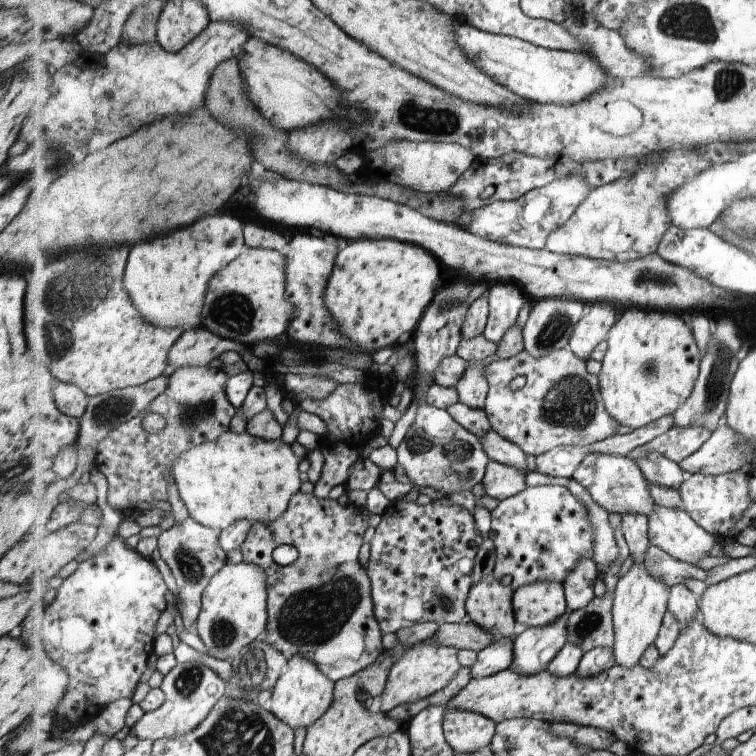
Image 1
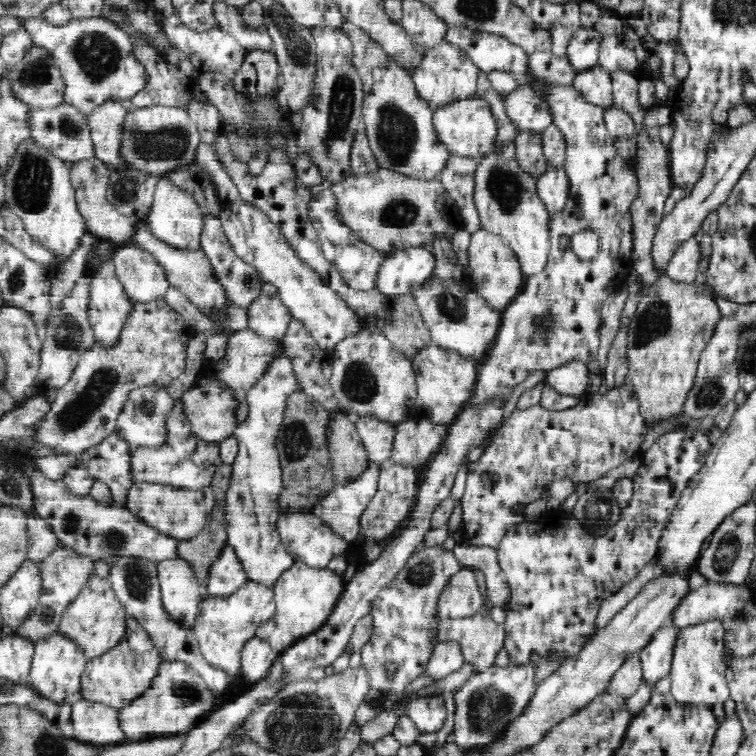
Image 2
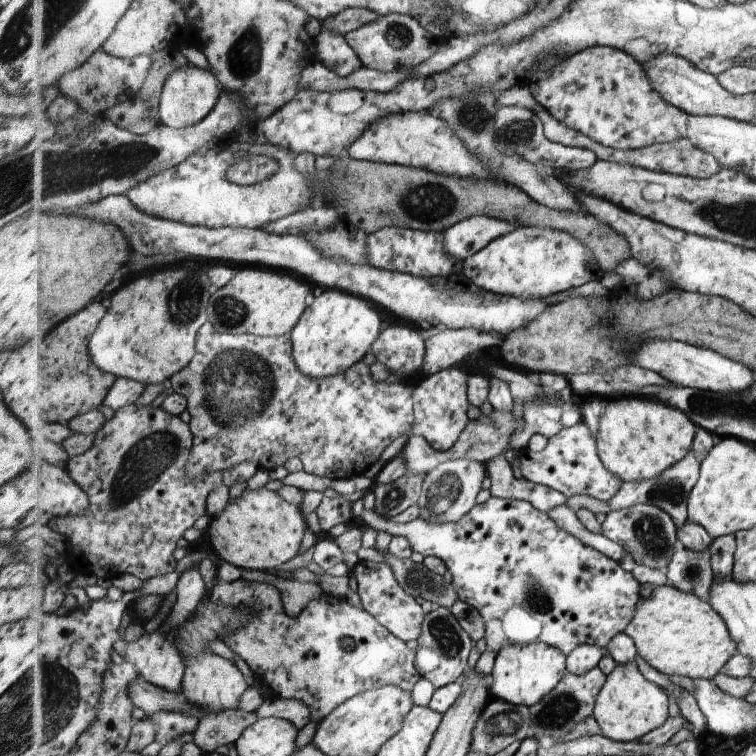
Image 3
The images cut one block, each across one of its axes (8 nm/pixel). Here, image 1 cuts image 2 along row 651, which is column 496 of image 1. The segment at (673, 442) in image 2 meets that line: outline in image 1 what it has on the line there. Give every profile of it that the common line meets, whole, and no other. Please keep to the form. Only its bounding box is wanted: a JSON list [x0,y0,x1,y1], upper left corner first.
[491,486,596,592]

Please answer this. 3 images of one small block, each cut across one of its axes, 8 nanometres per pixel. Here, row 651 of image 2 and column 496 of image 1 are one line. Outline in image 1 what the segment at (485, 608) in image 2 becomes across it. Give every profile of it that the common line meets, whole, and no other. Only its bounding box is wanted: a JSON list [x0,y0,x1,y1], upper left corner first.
[481,459,528,502]

